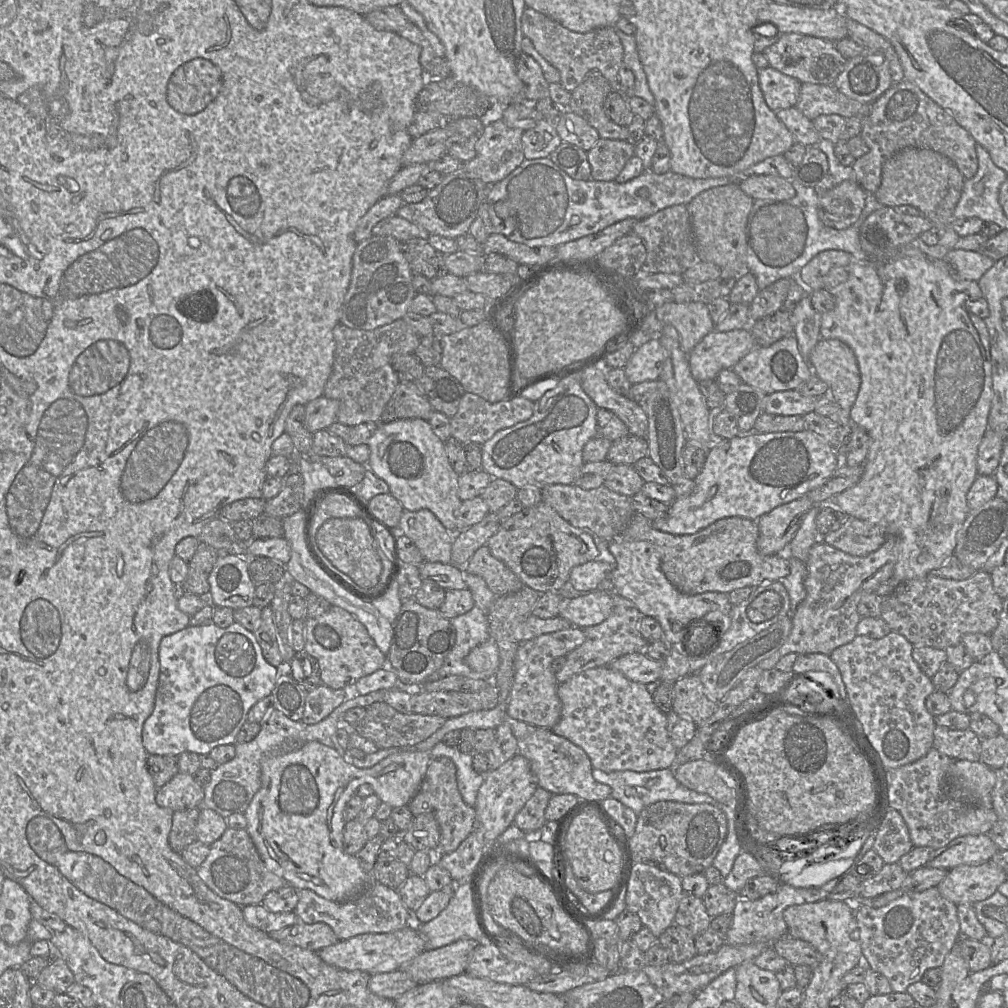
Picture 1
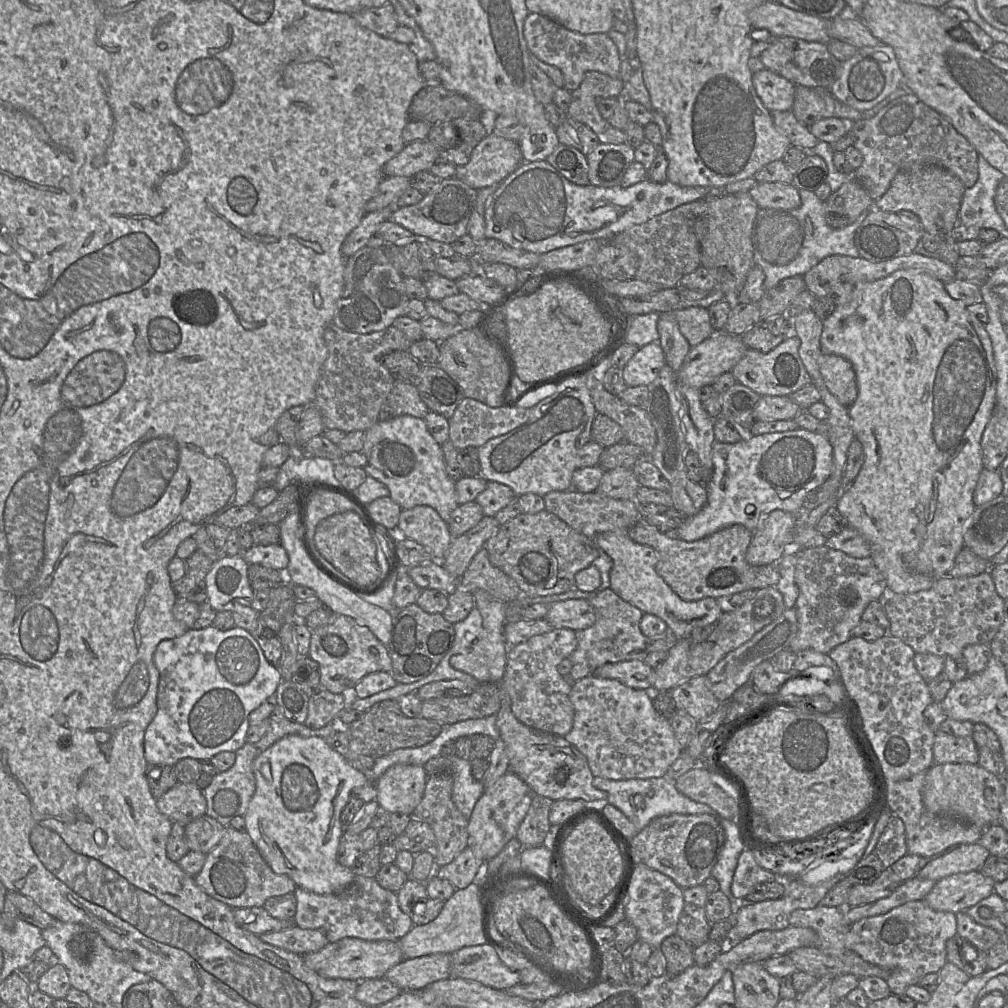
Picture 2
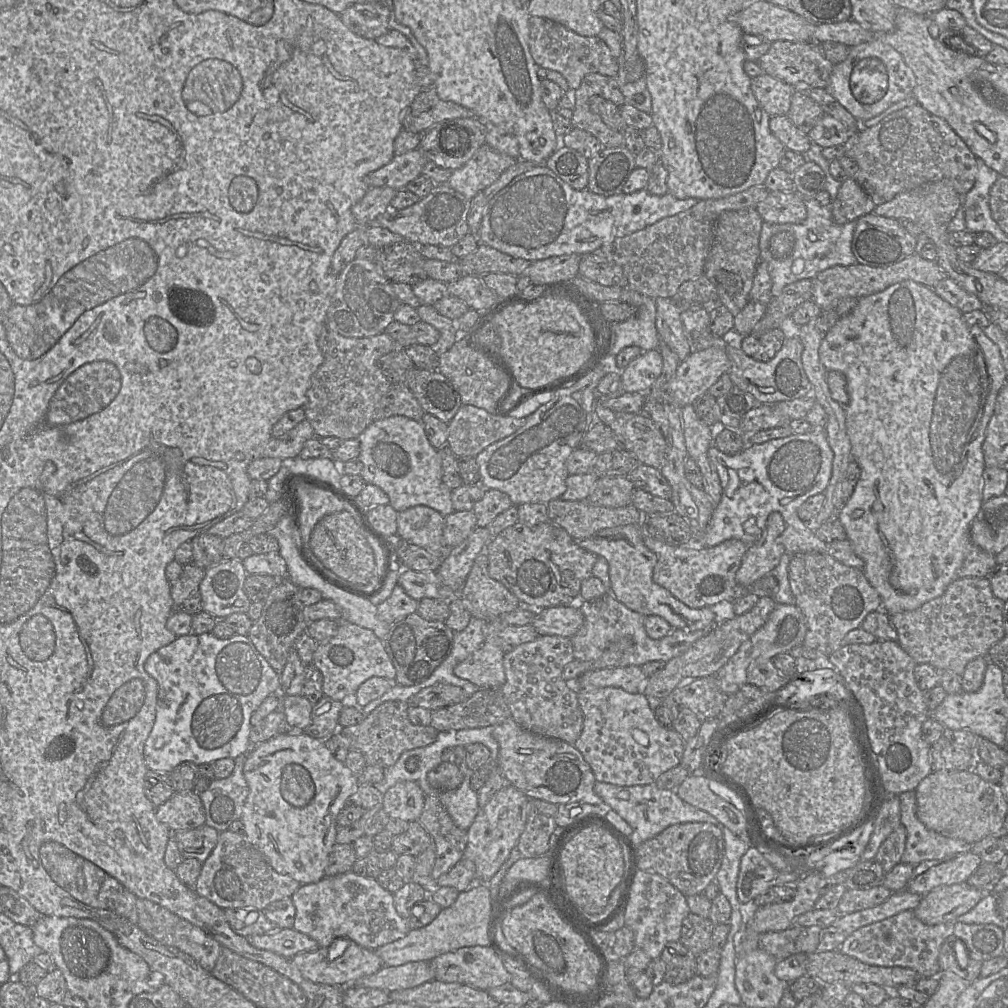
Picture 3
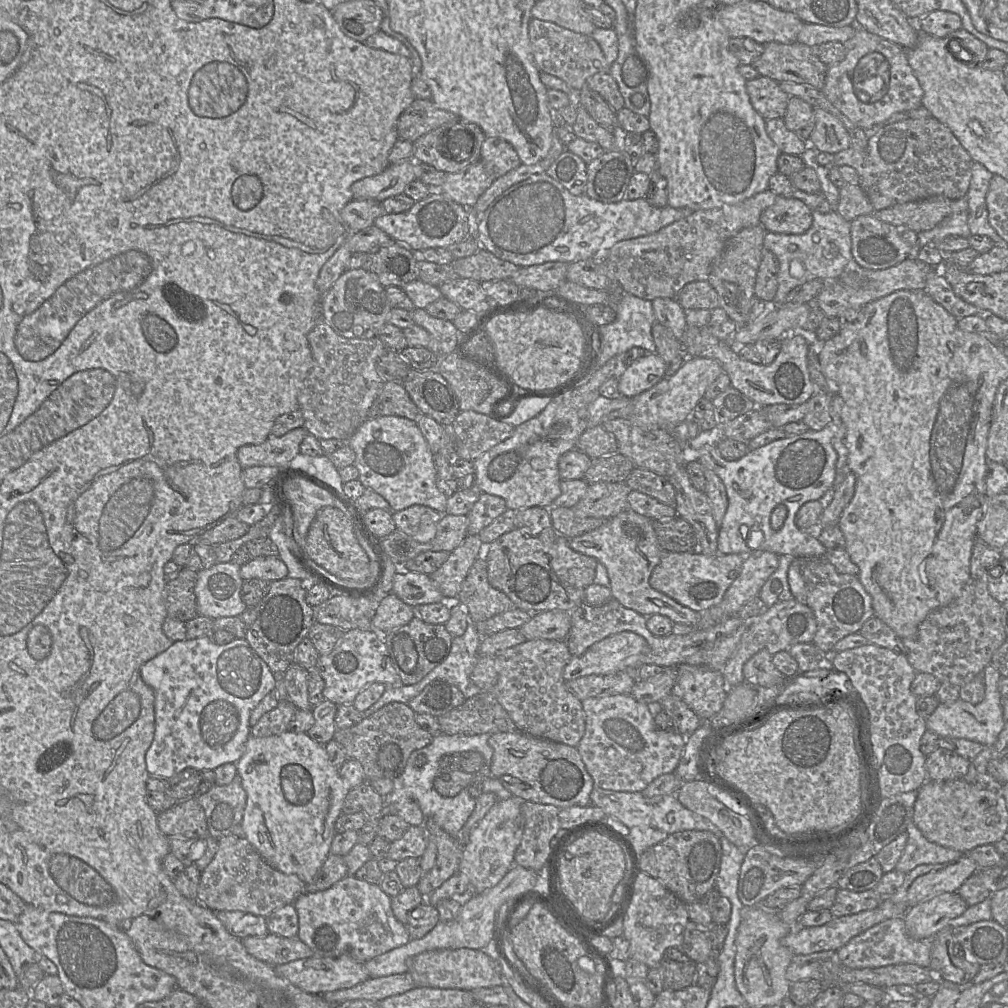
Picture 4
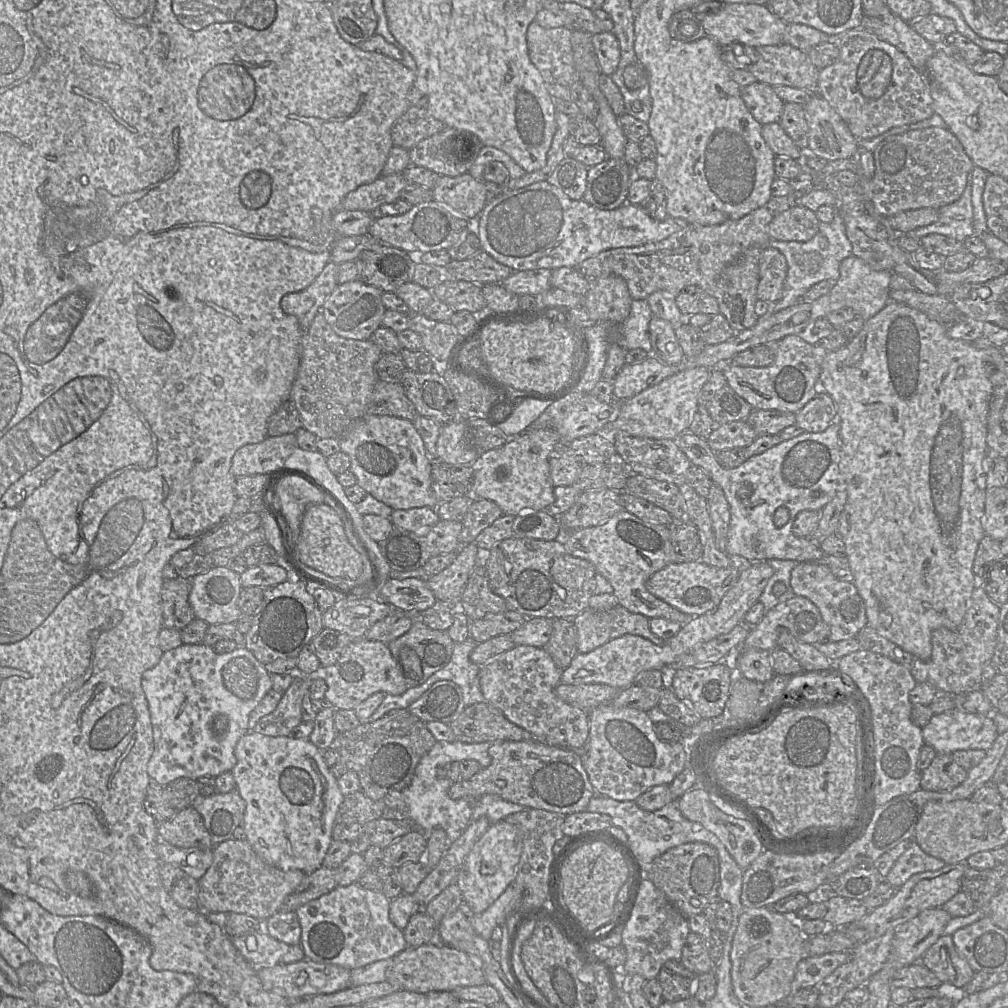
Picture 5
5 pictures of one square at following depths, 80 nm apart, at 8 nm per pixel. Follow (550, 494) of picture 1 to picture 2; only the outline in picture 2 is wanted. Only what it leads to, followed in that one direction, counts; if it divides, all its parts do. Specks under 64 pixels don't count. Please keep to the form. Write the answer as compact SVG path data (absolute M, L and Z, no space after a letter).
M571 490L552 491L543 498L548 512L555 514L571 528L590 538L595 538L603 532L628 530L640 519L635 500L615 499L597 491L590 493Z

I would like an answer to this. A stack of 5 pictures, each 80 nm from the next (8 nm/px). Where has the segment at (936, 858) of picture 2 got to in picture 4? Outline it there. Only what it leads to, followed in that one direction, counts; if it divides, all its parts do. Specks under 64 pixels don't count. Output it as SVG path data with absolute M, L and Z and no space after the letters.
M967 854L942 864L922 864L906 874L905 880L889 900L904 904L907 910L943 893L957 892L978 868Z

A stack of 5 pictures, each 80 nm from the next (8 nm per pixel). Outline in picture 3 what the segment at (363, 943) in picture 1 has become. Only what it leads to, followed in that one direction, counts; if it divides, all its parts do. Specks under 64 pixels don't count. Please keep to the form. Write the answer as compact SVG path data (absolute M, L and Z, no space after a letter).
M339 938L330 946L319 947L315 951L299 953L292 957L291 961L306 979L315 983L334 986L349 986L384 967L382 960L375 953L375 950L361 947L348 938Z

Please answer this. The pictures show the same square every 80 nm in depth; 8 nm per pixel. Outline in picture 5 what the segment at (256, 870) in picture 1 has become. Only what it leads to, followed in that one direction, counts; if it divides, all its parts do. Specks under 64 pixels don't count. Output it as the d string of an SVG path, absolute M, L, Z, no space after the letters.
M229 839L213 848L213 861L198 880L198 900L203 912L235 912L264 921L279 911L284 900L301 884L306 874L282 871L262 860L245 840Z

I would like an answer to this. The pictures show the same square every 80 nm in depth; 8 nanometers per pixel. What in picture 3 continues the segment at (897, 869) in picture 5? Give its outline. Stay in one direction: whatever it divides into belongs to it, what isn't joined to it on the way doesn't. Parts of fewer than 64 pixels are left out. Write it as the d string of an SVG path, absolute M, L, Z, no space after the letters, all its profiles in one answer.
M915 790L899 794L898 799L901 824L907 832L901 862L916 866L925 860L943 859L971 851L972 844L928 829L918 819Z

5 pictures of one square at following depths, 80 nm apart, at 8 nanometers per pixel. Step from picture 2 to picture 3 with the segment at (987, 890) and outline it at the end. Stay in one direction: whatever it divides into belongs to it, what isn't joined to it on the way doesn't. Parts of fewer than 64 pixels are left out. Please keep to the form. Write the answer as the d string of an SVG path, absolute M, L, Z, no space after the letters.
M967 882L940 885L922 896L914 915L926 925L955 921L971 910L982 898L983 892Z

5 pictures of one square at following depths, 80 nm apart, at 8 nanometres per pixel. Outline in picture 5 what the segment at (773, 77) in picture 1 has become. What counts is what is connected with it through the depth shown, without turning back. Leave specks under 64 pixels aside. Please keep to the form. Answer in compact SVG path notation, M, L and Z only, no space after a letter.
M756 81L742 88L741 97L761 125L780 121L785 102L778 97L772 86Z

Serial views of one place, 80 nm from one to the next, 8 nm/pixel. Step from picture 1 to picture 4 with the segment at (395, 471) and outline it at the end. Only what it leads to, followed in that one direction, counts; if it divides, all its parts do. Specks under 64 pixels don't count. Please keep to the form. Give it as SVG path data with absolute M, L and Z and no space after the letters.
M400 416L368 418L351 435L347 444L356 454L354 465L359 471L359 480L366 488L371 488L387 500L392 512L412 505L424 505L441 514L447 514L448 497L436 485L434 454L415 421Z

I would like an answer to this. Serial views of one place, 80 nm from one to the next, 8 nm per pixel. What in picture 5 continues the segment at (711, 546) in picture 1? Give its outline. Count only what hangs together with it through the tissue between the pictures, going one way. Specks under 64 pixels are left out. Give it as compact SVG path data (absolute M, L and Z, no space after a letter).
M702 561L671 563L655 572L647 581L646 588L655 597L690 616L699 616L716 608L726 592L739 577L736 566L718 568Z

